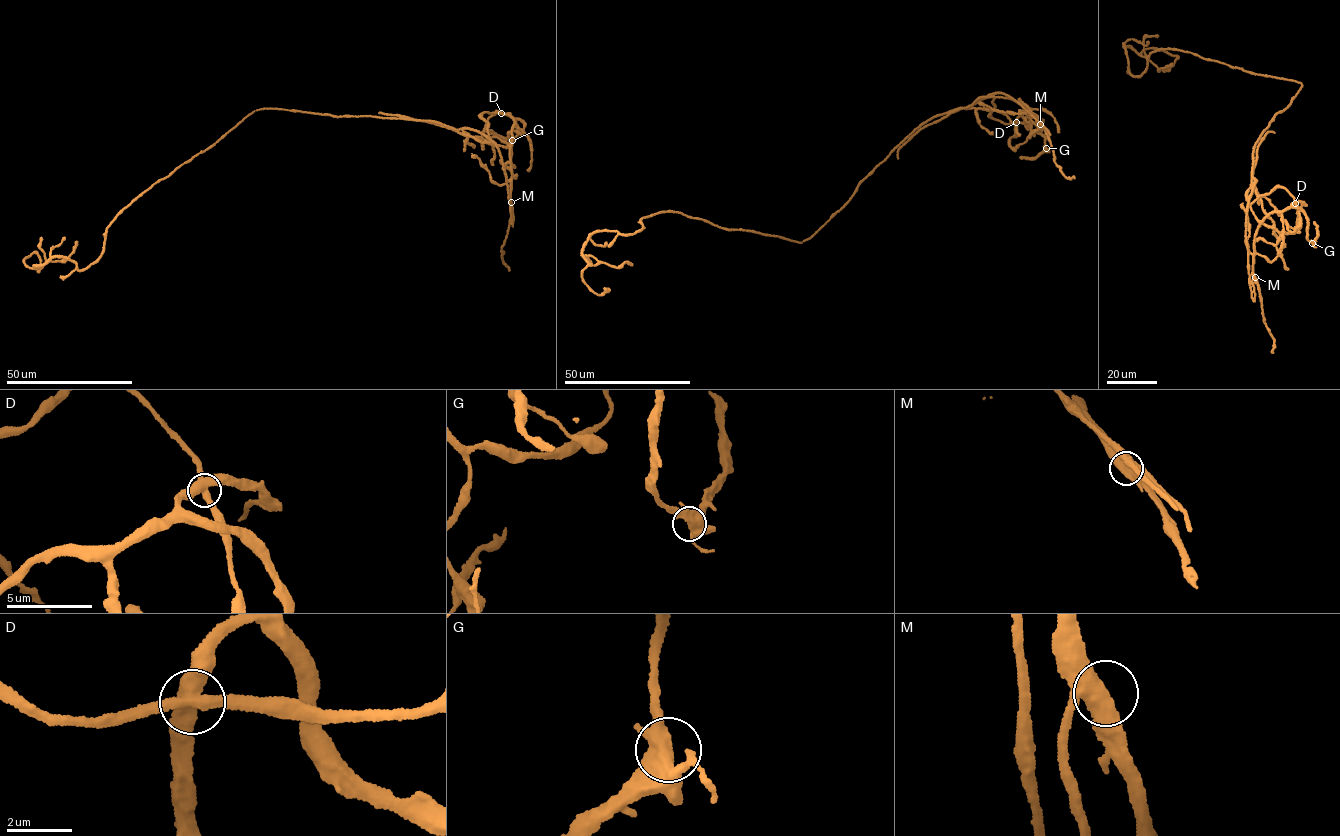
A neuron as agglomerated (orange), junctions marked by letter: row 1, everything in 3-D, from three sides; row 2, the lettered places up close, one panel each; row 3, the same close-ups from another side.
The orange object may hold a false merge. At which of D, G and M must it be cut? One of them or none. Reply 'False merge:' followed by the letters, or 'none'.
False merge: D

